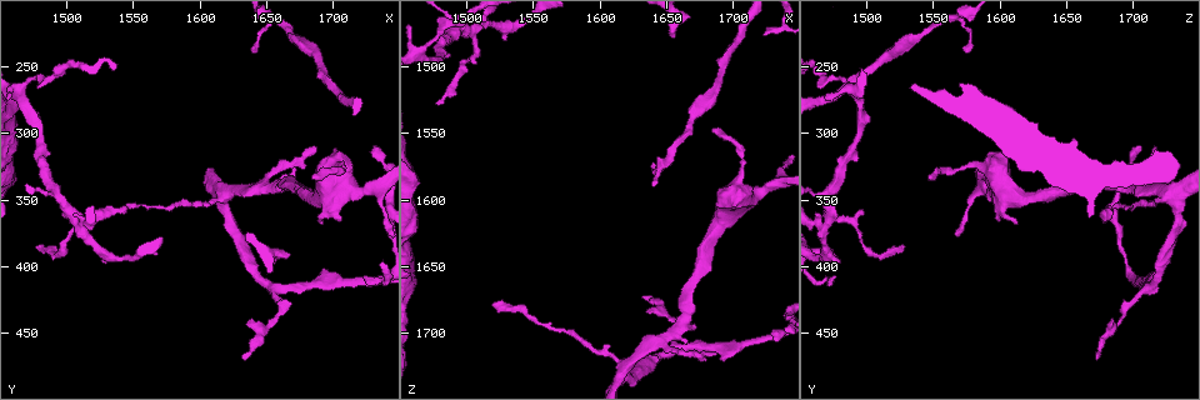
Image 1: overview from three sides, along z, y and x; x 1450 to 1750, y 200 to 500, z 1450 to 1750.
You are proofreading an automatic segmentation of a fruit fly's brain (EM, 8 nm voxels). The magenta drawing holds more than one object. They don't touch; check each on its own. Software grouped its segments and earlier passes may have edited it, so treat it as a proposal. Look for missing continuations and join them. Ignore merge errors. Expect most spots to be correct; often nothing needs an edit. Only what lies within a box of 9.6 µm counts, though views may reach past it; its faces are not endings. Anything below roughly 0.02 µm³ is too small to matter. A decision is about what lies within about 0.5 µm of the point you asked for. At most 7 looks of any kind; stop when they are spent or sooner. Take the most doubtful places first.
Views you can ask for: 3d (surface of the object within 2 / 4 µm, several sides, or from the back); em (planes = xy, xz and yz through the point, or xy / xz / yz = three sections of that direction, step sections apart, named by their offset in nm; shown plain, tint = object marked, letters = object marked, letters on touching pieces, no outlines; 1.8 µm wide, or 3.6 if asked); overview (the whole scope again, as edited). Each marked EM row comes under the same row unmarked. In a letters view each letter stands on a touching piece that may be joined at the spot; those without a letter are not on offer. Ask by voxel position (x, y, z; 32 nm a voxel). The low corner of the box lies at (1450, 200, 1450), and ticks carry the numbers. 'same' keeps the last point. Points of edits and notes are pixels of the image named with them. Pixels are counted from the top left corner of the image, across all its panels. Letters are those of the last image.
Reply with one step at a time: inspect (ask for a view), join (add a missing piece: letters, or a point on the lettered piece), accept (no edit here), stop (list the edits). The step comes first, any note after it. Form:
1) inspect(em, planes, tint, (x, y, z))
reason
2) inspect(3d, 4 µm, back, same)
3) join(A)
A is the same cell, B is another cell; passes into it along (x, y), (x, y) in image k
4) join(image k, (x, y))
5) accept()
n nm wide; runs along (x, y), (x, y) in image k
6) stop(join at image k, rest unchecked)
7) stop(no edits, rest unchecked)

inspect(3d, 4 µm, (1656, 396, 1476))
an open end

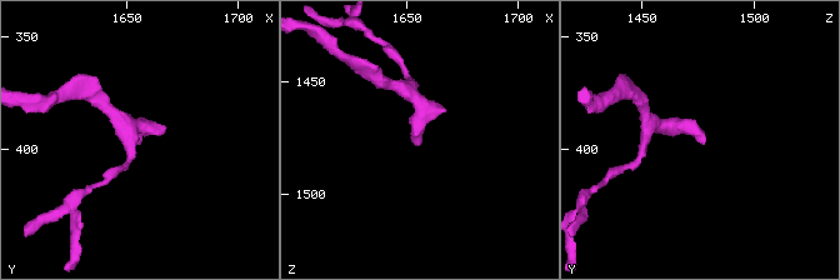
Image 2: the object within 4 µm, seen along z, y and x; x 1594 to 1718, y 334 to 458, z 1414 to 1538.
inspect(em, planes, letters, (1655, 397, 1478))

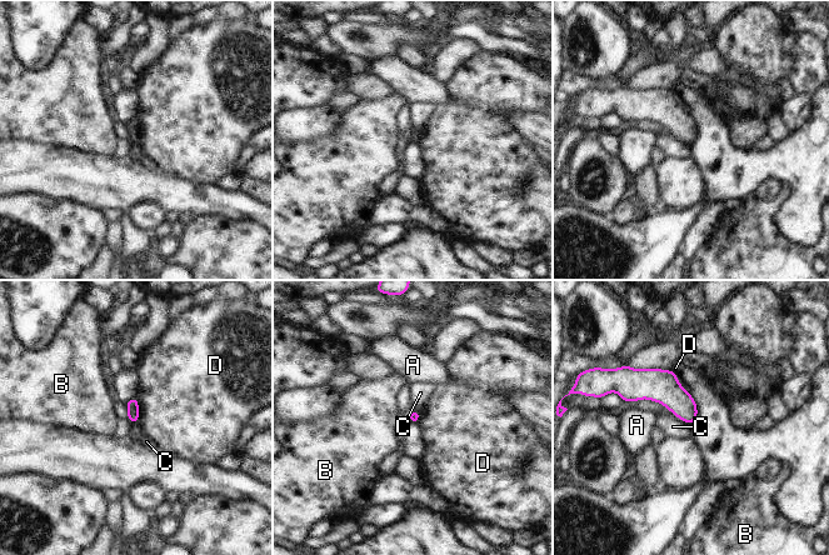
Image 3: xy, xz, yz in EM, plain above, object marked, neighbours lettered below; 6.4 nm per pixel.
accept()
C touches over 180 nm; A, B, C and D are other cells; border along (135, 396), (139, 421) in image 3; no lettered piece goes on from it

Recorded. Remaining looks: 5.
inspect(3d, 4 µm, (1518, 362, 1678))
branch stops here

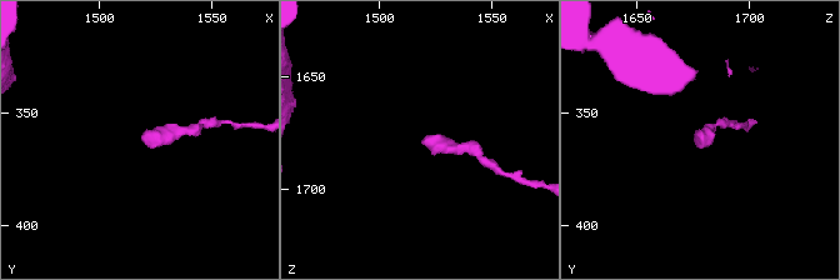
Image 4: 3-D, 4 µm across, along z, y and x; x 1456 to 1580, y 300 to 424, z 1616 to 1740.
inspect(em, 3.6 µm, xz, step 8, tint, (1518, 361, 1679))
now the EM

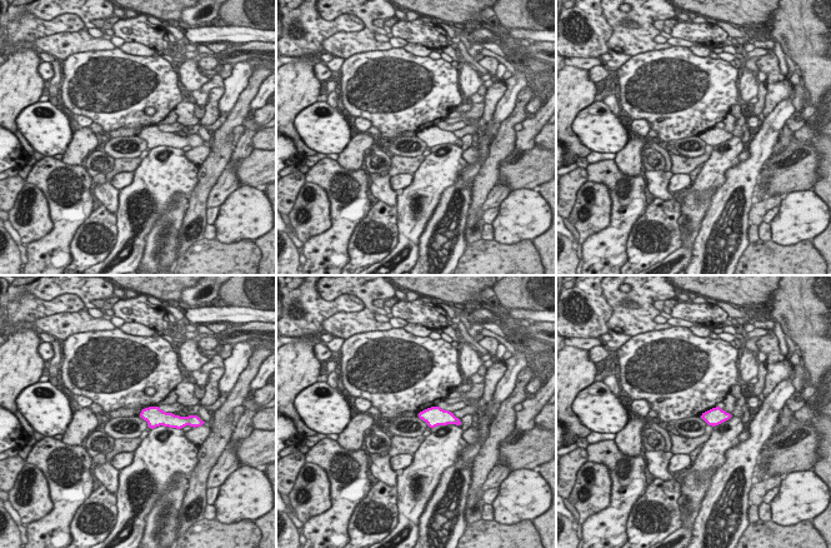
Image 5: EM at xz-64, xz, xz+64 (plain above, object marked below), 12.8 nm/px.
inspect(em, 3.6 µm, xz, step 8, letters, same)
see the neighbours

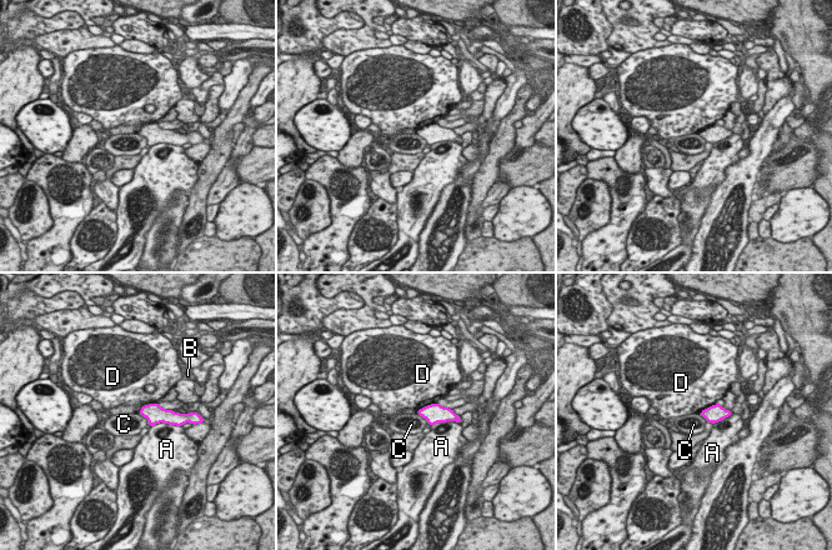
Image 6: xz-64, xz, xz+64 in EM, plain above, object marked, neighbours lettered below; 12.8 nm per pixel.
accept()
A, B, C and D are other cells; no lettered piece goes on from it

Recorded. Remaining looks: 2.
inspect(em, planes, letters, (1638, 238, 1576))
thin end

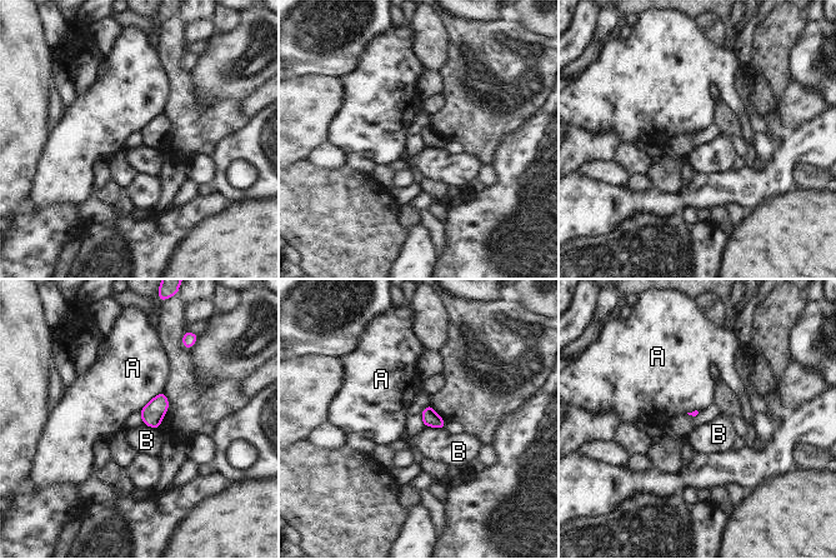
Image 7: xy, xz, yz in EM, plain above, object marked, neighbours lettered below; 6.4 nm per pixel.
accept()
A and B are other cells; border along (424, 425), (442, 429) in image 7; none of them fits

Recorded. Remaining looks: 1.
stop(no edits, rest unchecked)

